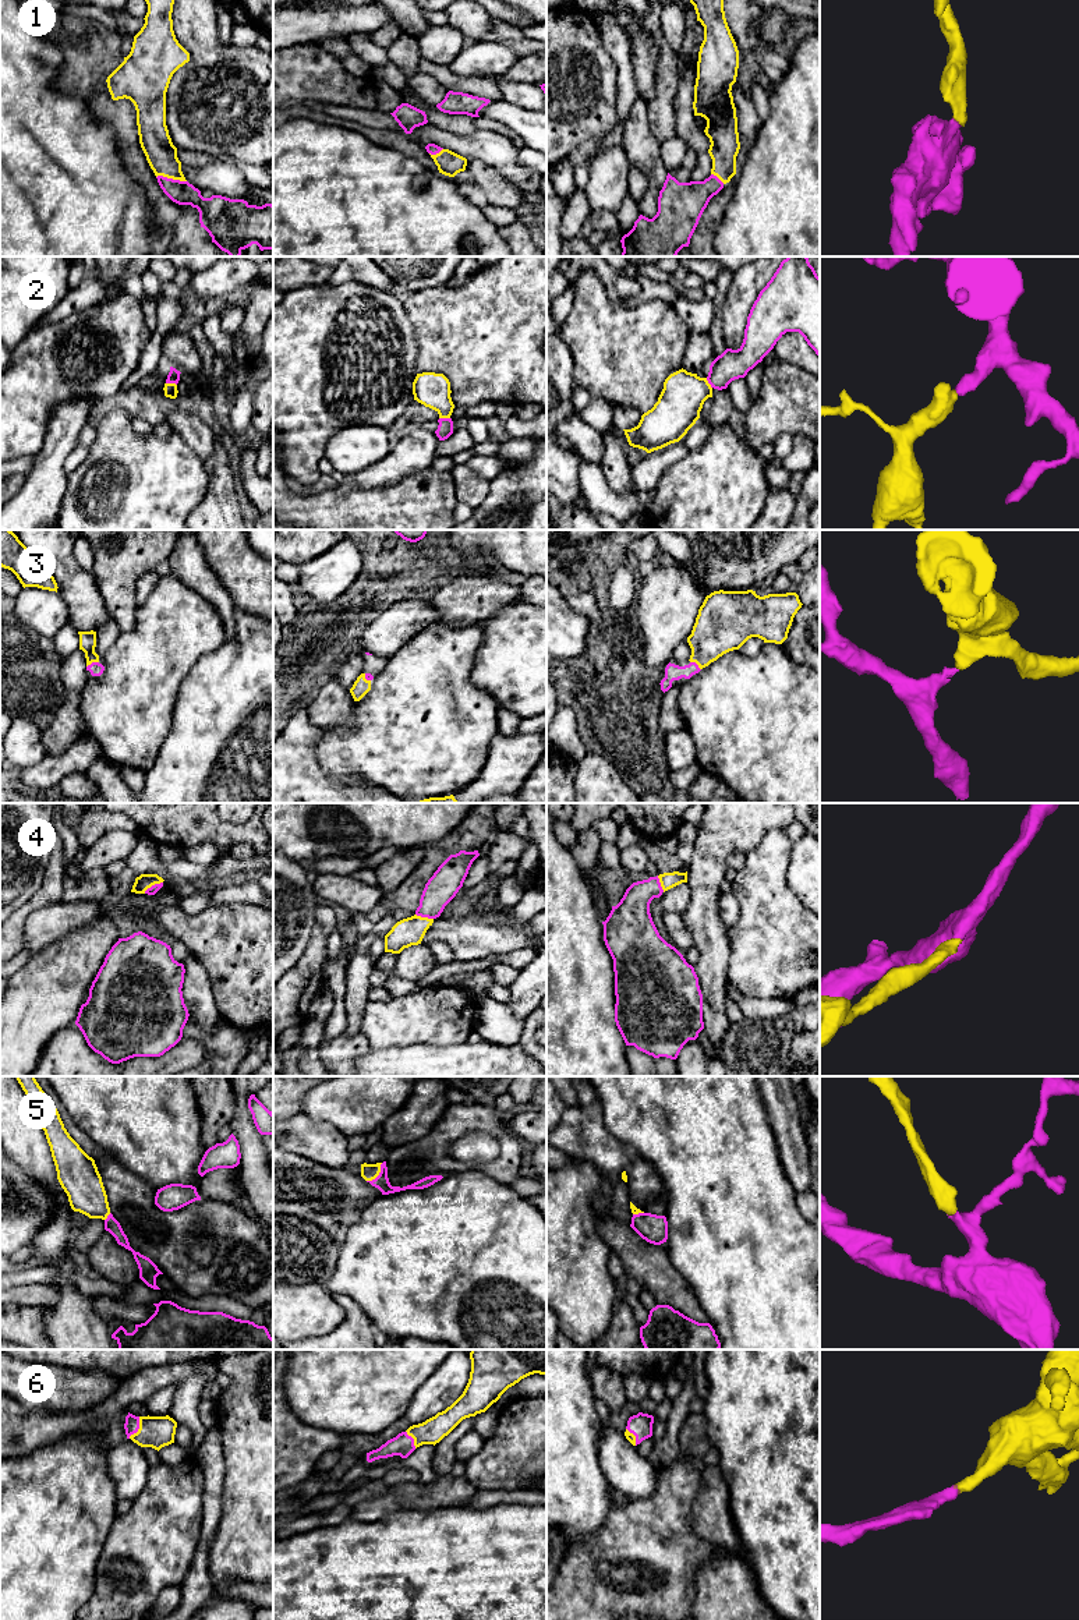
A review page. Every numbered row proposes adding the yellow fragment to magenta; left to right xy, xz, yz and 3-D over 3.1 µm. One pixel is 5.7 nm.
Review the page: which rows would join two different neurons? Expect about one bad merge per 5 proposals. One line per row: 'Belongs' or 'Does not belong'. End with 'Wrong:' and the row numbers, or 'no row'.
1: Belongs
2: Belongs
3: Belongs
4: Belongs
5: Belongs
6: Belongs
Wrong: no row

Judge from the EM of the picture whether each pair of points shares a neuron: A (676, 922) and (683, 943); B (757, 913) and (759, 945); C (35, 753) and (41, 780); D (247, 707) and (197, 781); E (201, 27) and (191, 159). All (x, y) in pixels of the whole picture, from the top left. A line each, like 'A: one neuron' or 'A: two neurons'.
A: one neuron
B: one neuron
C: two neurons
D: one neuron
E: two neurons

